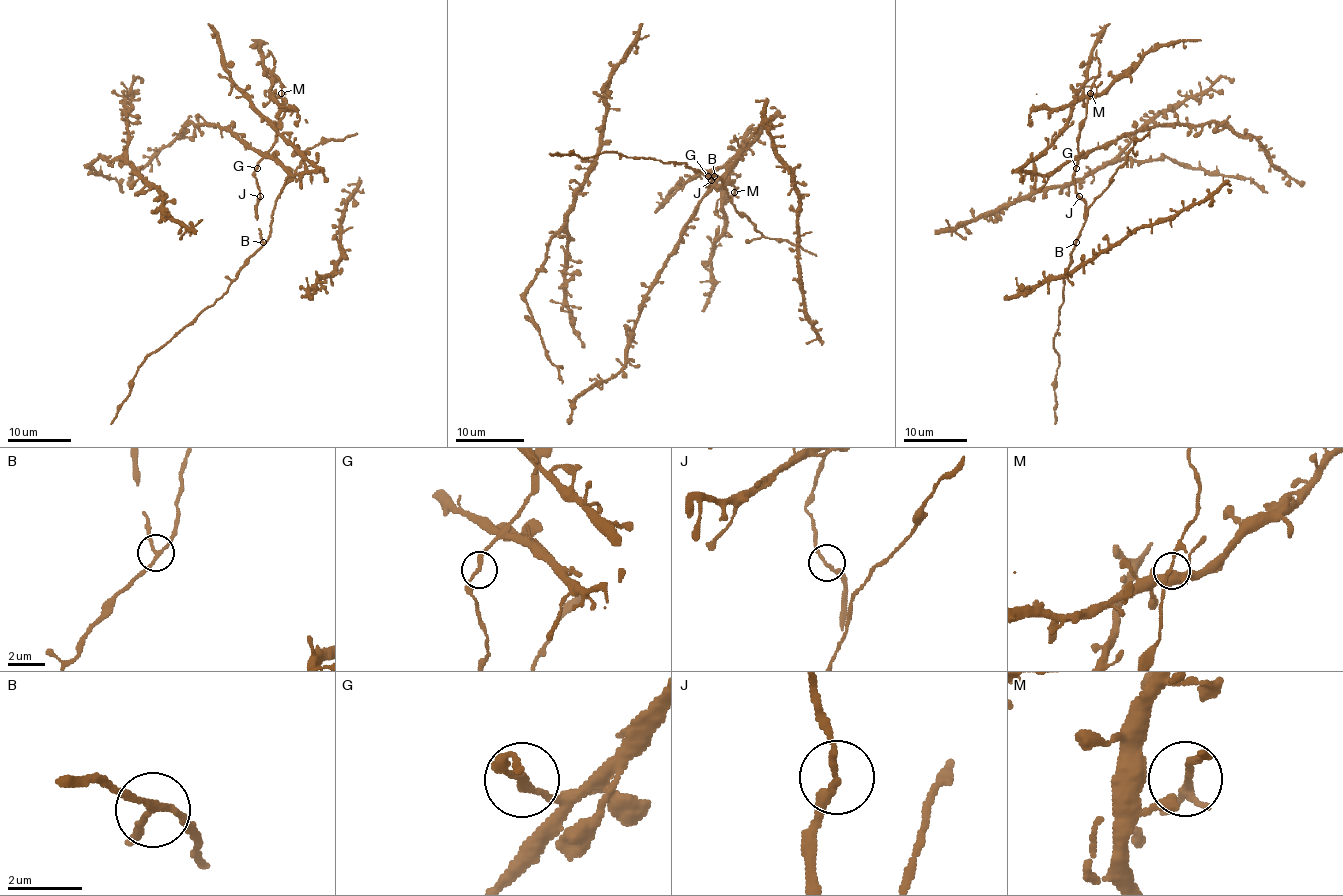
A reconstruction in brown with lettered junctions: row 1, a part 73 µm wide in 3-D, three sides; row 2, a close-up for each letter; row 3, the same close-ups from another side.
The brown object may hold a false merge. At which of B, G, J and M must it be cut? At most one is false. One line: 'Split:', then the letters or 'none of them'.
Split: B

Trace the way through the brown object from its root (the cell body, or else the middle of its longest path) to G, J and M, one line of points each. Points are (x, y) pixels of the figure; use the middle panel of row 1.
G: (631, 341), (643, 296), (679, 240), (682, 226), (715, 182), (708, 176)
J: (631, 341), (643, 296), (679, 240), (682, 226), (715, 182), (704, 173), (711, 180)
M: (631, 341), (641, 300), (701, 197), (720, 178), (727, 178), (737, 187), (734, 192)

